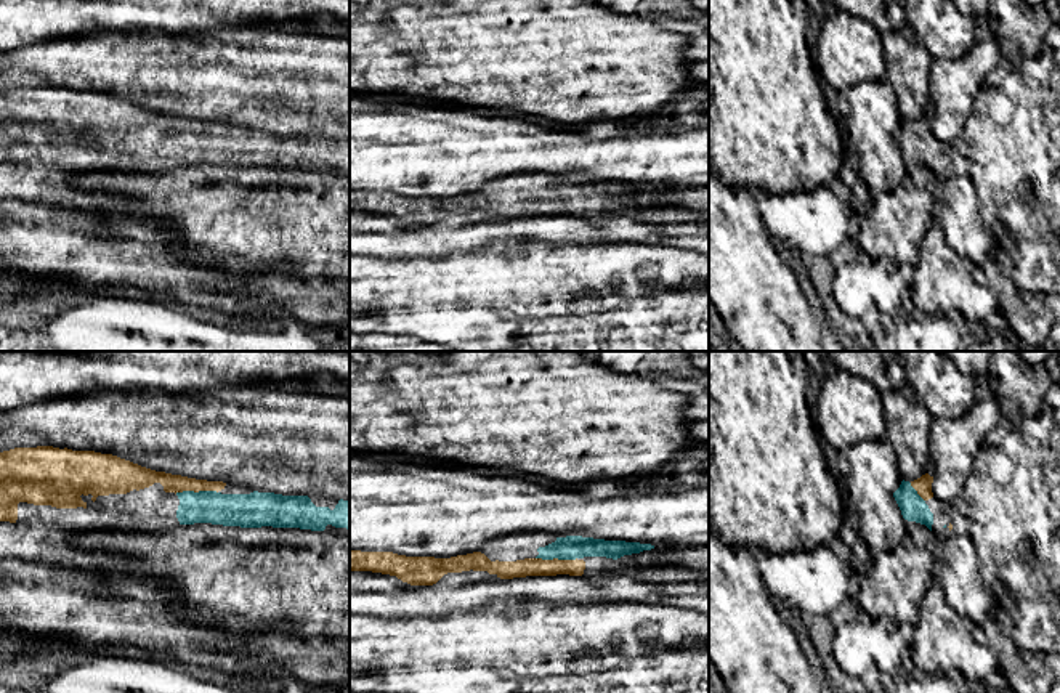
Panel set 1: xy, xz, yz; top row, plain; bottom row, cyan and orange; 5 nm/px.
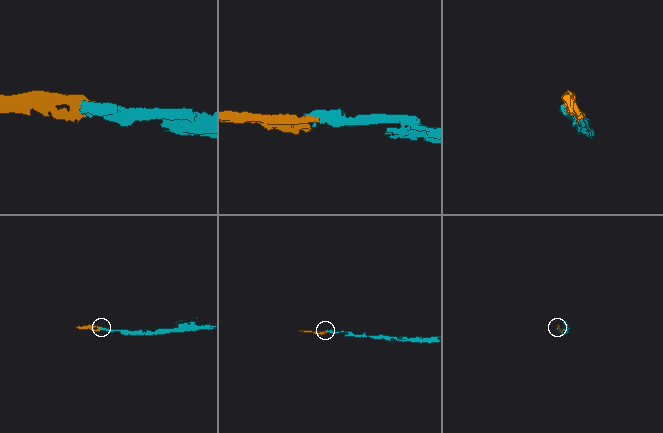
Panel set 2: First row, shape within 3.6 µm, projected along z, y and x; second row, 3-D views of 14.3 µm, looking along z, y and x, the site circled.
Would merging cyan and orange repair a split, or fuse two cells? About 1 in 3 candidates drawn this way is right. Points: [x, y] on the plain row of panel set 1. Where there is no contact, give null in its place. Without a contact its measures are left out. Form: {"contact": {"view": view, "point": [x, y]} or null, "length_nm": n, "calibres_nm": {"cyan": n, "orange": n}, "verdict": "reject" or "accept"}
{"contact": {"view": "xy", "point": [196, 133]}, "length_nm": 220, "calibres_nm": {"cyan": 160, "orange": 100}, "verdict": "accept"}

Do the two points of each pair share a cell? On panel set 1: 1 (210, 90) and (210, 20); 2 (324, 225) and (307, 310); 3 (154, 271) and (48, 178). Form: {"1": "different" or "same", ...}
{"1": "different", "2": "different", "3": "different"}

